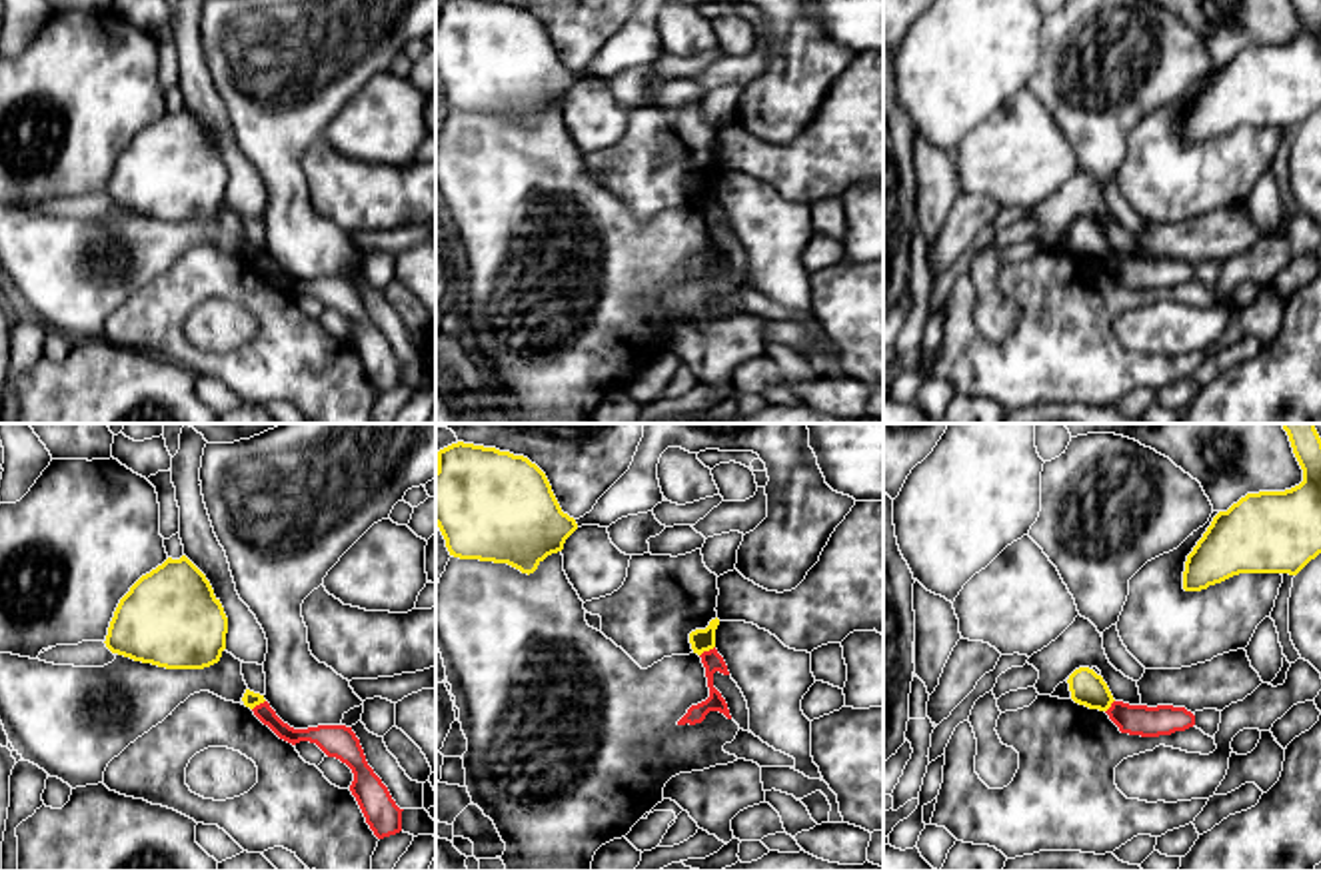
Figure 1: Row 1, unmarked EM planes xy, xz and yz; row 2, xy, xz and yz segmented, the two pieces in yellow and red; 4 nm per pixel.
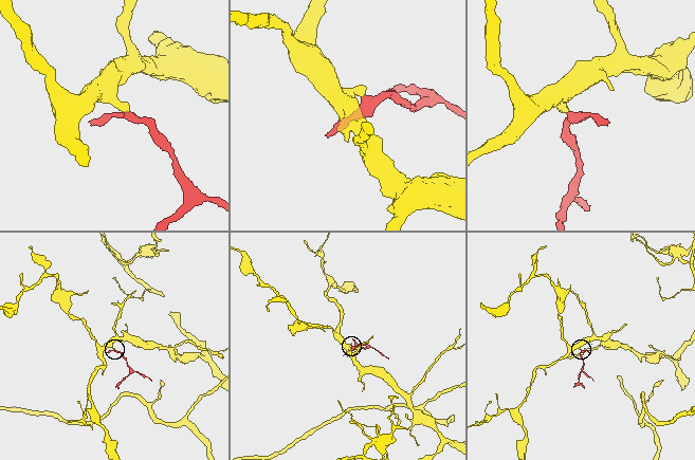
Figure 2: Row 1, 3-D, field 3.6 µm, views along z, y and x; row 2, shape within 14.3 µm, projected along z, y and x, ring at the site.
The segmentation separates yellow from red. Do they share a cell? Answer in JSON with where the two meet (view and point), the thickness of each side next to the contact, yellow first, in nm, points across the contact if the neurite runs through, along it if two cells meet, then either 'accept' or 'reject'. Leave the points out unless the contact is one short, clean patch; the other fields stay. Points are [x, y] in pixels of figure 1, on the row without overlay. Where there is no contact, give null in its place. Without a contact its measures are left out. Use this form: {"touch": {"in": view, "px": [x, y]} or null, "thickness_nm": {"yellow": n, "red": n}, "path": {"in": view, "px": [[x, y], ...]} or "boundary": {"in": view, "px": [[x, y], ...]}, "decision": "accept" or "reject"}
{"touch": {"in": "xz", "px": [706, 202]}, "thickness_nm": {"yellow": 100, "red": 80}, "boundary": {"in": "xz", "px": [[714, 198], [700, 208]]}, "decision": "reject"}

